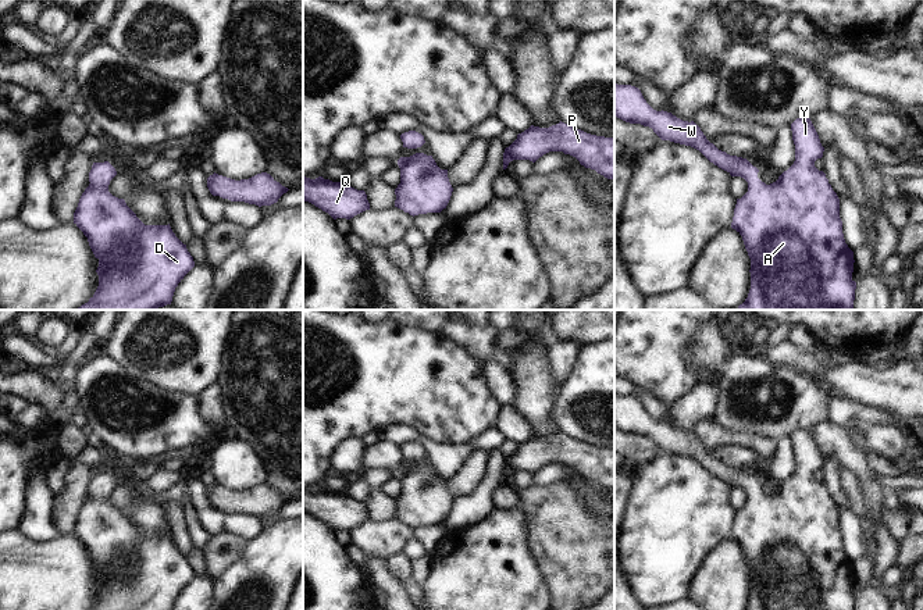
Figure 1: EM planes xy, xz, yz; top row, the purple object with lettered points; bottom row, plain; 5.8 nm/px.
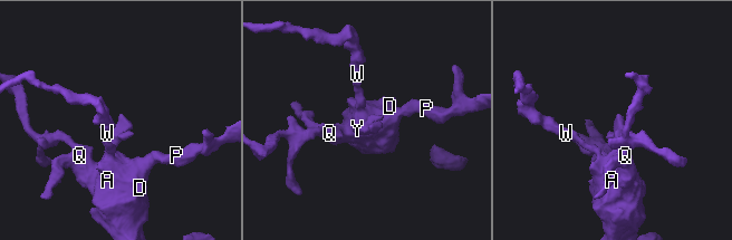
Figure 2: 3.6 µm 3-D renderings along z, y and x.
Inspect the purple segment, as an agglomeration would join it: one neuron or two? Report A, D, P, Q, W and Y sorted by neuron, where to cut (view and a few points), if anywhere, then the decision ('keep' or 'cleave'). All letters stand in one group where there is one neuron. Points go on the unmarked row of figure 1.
groups A D P Q W Y; cut none; keep

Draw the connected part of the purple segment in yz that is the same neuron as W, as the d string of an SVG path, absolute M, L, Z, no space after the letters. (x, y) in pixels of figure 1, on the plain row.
M614 395L614 428L649 438L662 452L691 457L731 488L748 493L748 503L737 510L731 534L731 539L742 547L751 570L746 610L855 610L853 563L844 550L840 510L826 485L815 478L824 459L810 429L797 429L791 435L795 472L776 493L766 496L758 489L759 481L746 470L719 461L694 432L653 421L635 397Z

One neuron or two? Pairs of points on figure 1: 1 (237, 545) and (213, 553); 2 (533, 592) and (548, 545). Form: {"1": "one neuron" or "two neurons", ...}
{"1": "one neuron", "2": "two neurons"}

